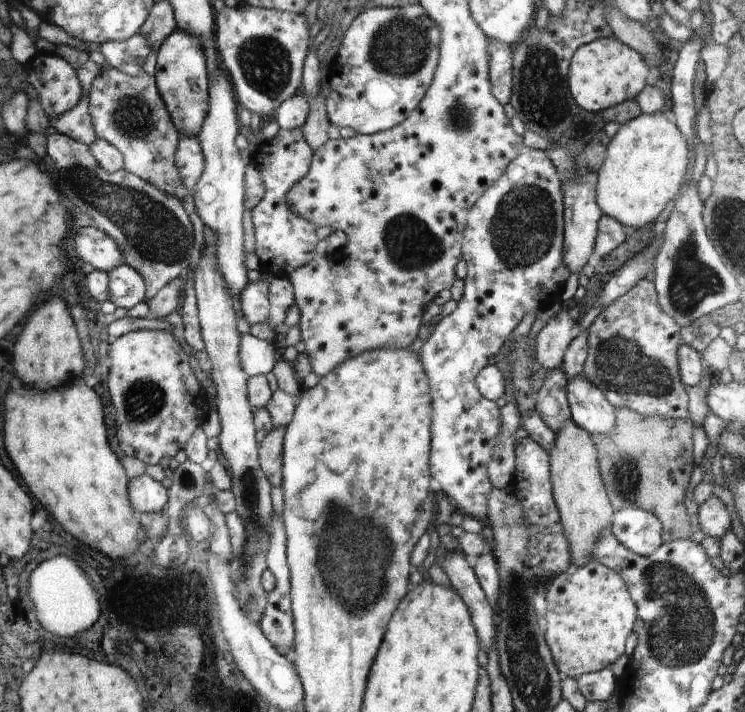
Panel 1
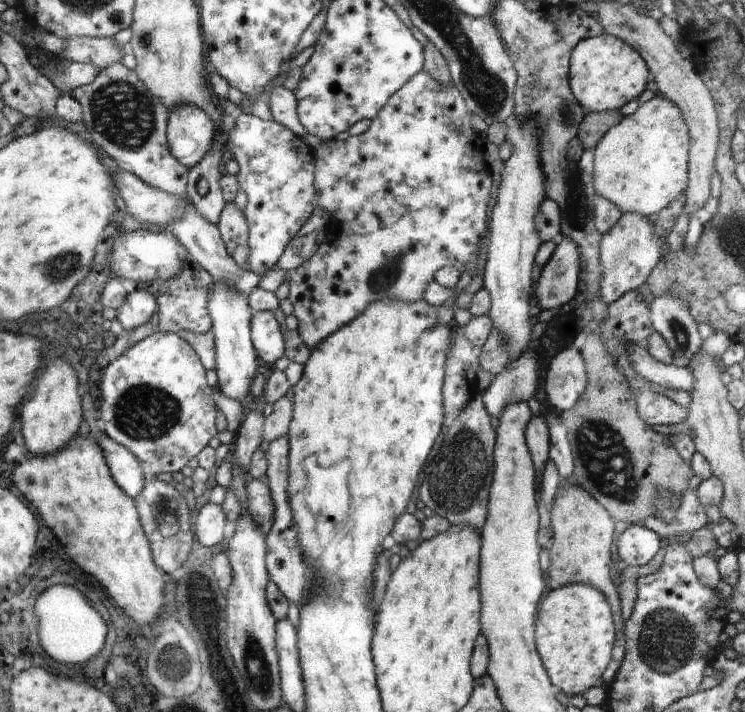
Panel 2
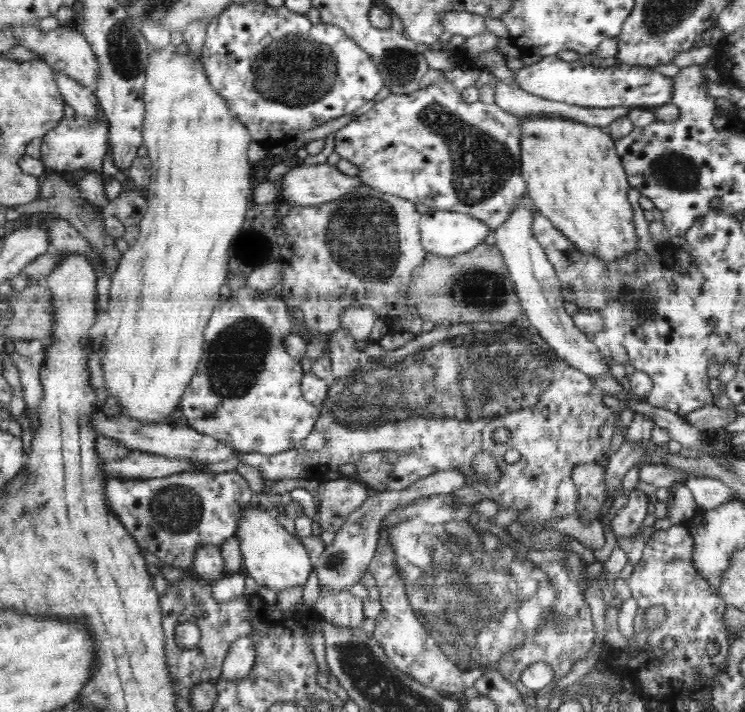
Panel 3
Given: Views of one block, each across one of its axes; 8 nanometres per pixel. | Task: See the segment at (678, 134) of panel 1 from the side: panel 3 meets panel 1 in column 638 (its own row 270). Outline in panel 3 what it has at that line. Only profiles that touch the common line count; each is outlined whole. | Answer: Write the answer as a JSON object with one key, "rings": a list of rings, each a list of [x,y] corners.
{"rings":[[[170,42],[170,46],[166,46],[164,50],[150,54],[150,66],[145,69],[145,75],[144,92],[141,96],[144,99],[145,110],[142,135],[143,145],[146,146],[148,158],[152,161],[150,184],[144,189],[147,208],[138,224],[139,236],[134,244],[129,245],[129,249],[123,252],[119,265],[111,276],[107,306],[107,314],[111,322],[104,336],[100,356],[104,373],[104,388],[108,391],[108,398],[118,401],[122,409],[121,416],[137,420],[142,424],[154,424],[166,423],[166,418],[178,411],[177,407],[181,403],[182,396],[200,365],[205,342],[204,330],[208,327],[208,320],[214,308],[219,304],[218,294],[227,278],[229,248],[236,240],[238,231],[246,218],[247,210],[252,206],[248,184],[252,182],[254,166],[250,166],[247,155],[252,136],[244,124],[235,117],[235,113],[231,112],[227,100],[224,100],[215,88],[212,88],[211,81],[207,79],[206,65],[201,60],[195,60],[194,57],[188,55],[178,56]]]}

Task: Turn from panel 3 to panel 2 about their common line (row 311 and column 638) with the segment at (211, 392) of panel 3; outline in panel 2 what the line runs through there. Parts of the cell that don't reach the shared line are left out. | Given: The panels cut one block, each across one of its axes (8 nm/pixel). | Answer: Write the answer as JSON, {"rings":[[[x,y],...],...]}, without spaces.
{"rings":[[[628,212],[622,214],[612,230],[602,236],[601,263],[605,279],[601,282],[601,298],[606,306],[616,302],[630,290],[638,290],[646,282],[648,274],[660,260],[660,244],[664,244],[657,232],[657,226],[648,217],[638,212]]]}

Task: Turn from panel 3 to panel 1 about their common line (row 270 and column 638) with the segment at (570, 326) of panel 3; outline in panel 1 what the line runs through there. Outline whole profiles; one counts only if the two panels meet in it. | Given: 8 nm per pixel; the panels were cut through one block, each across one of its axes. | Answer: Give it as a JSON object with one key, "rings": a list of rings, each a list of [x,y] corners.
{"rings":[[[631,506],[614,515],[611,531],[628,550],[647,557],[661,547],[662,527],[654,513]]]}

